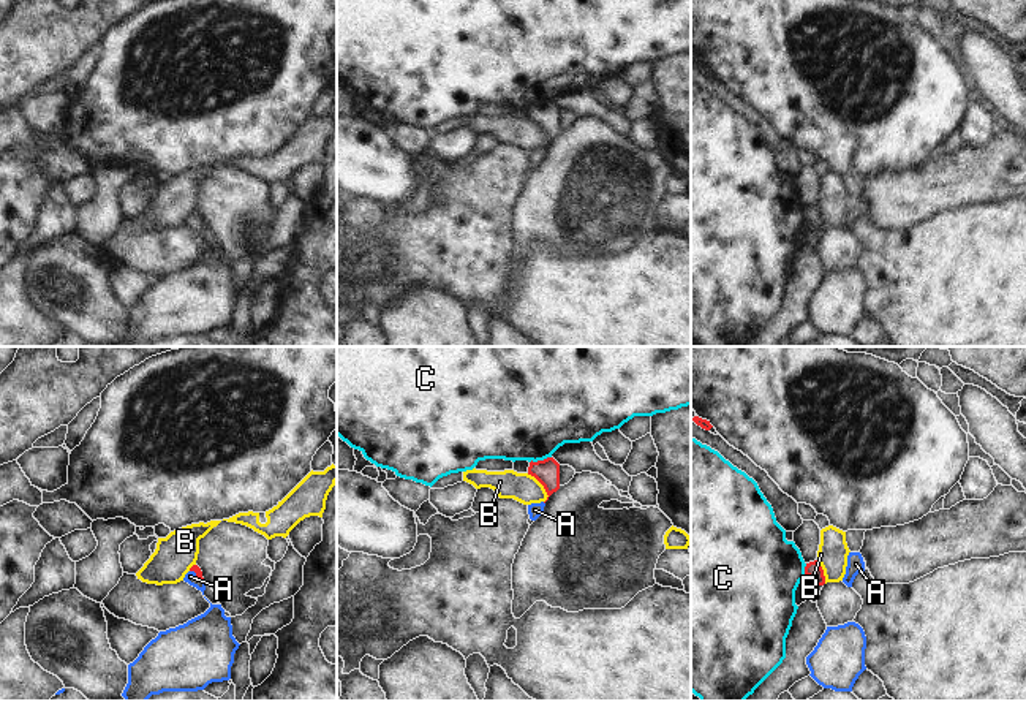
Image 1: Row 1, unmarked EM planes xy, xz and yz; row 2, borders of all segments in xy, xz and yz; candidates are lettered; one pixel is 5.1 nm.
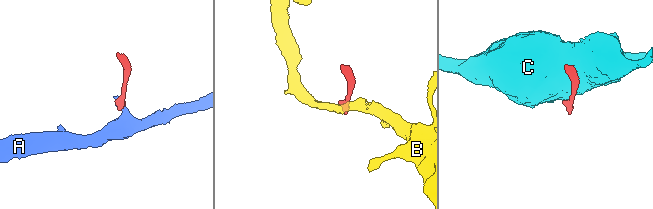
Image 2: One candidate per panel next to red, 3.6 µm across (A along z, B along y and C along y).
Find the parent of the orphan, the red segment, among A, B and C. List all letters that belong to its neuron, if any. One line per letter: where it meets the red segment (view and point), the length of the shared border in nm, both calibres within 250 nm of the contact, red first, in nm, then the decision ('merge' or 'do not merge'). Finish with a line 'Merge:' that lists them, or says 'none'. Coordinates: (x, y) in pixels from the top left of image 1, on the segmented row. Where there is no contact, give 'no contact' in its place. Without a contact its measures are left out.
A: contact xy (196, 575); length 90 nm; calibres 40 and 60 nm; merge
B: contact xz (543, 485); length 180 nm; calibres 130 and 150 nm; do not merge
C: contact xz (539, 461); length 120 nm; calibres 130 and 480 nm; do not merge
Merge: A

